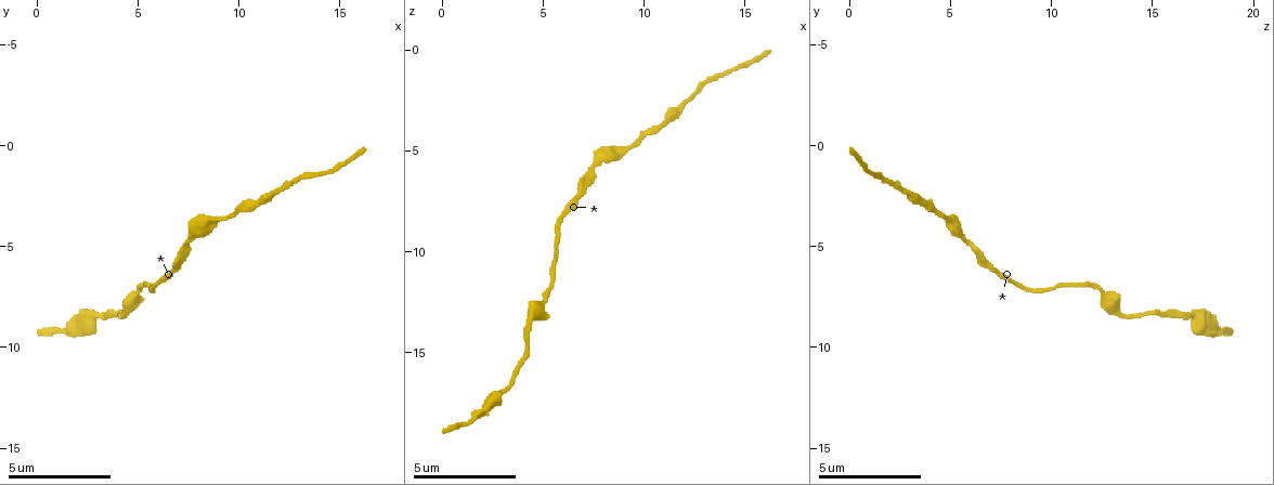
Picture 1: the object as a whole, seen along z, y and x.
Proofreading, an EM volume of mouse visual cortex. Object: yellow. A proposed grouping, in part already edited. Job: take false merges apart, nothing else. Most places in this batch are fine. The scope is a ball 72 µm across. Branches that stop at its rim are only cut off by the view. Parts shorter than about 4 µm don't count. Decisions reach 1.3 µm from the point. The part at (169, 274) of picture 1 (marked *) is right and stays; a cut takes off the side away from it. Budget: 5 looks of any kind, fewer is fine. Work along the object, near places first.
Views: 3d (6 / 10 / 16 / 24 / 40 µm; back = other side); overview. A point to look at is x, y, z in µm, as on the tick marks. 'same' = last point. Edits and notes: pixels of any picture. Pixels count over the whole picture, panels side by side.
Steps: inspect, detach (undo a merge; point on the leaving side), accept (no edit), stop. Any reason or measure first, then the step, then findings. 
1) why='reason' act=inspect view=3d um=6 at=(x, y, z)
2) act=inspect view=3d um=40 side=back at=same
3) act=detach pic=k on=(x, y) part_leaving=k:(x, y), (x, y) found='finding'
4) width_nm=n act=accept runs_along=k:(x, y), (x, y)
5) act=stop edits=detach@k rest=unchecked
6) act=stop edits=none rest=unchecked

why='calibre changes' act=inspect view=3d um=16 at=(4.3, 8.5, 13.7)

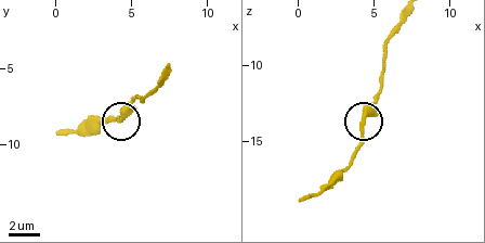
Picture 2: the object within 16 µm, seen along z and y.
act=accept runs_along=2:(395, 33), (385, 51), (381, 90), (364, 120), (354, 158) found='continuous, no second cell'

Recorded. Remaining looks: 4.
why='three-way junction' act=inspect view=3d um=10 at=(1.9, 8.6, 17.9)

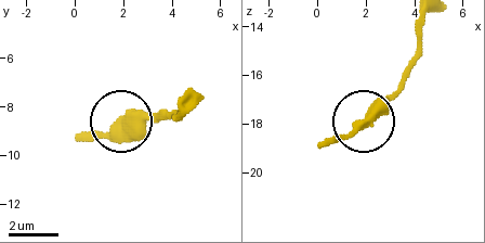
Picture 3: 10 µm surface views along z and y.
why='zoom in' act=inspect view=3d um=6 at=(2.1, 8.7, 18.0)

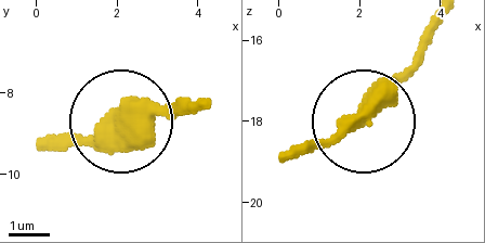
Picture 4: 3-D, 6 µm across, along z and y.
act=accept runs_along=4:(199, 111), (144, 111), (44, 139) found='one cell here'

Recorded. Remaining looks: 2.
why='thick turns thin' act=inspect view=3d um=10 at=(11.9, 2.4, 2.9)

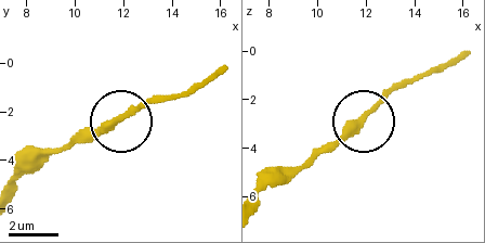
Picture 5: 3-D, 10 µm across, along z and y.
width_nm=300 act=accept runs_along=5:(22, 175), (53, 152), (102, 133), (162, 96) found='all the same cell'

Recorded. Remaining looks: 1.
act=stop edits=none rest=unchecked

